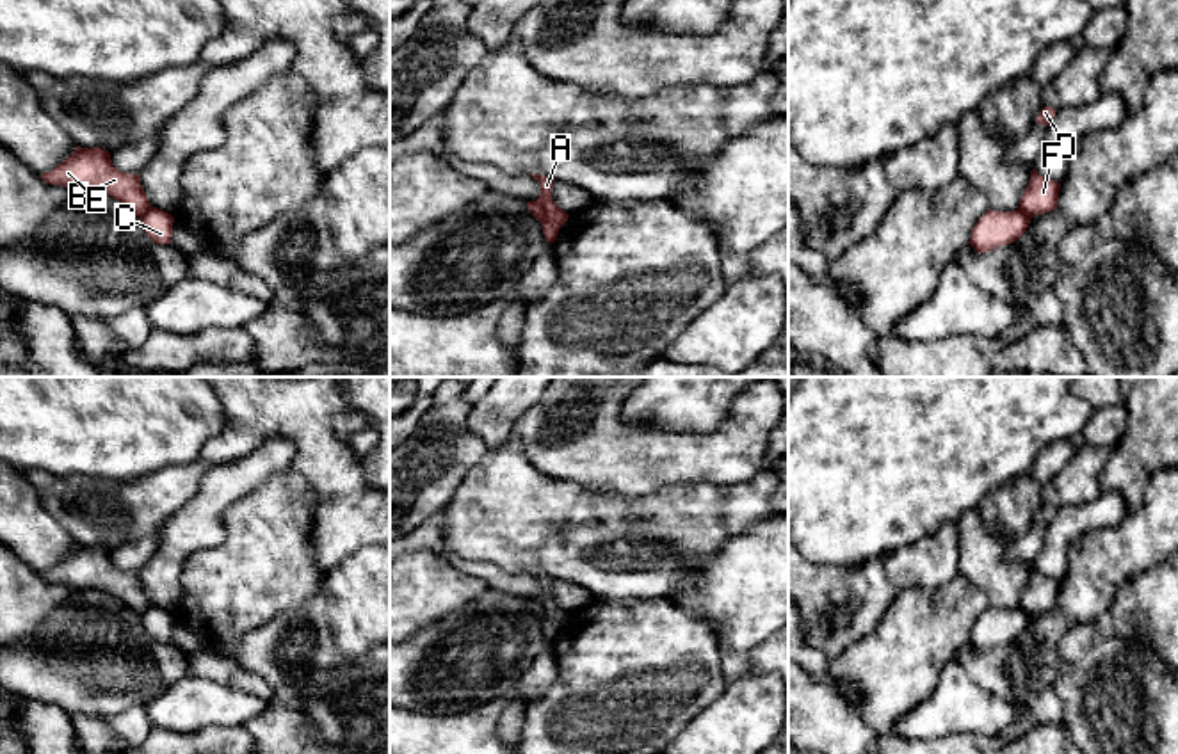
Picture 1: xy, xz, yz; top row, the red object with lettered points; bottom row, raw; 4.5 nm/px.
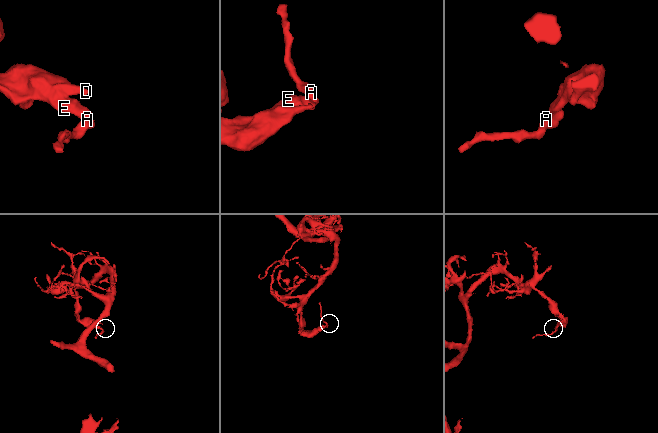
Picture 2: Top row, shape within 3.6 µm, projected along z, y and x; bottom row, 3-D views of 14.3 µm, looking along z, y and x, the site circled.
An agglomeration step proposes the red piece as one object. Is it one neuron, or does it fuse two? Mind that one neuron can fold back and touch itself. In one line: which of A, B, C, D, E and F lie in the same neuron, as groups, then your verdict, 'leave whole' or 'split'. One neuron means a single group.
groups A C / B D E F; split

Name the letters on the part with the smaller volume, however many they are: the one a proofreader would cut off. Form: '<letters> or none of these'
A, C

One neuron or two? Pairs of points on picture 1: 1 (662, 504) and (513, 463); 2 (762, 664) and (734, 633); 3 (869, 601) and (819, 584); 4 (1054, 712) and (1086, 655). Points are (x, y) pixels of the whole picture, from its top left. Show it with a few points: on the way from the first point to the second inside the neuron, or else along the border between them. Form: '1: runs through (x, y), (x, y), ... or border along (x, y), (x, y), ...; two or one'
1: runs through (625, 513), (563, 513), (550, 500); one
2: border along (769, 637), (753, 651), (748, 674); two
3: runs through (856, 598), (849, 593), (831, 593); one
4: border along (1052, 687), (1061, 703), (1065, 721); two

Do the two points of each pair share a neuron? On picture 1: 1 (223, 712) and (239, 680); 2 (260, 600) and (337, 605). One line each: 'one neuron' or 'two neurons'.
1: two neurons
2: two neurons

